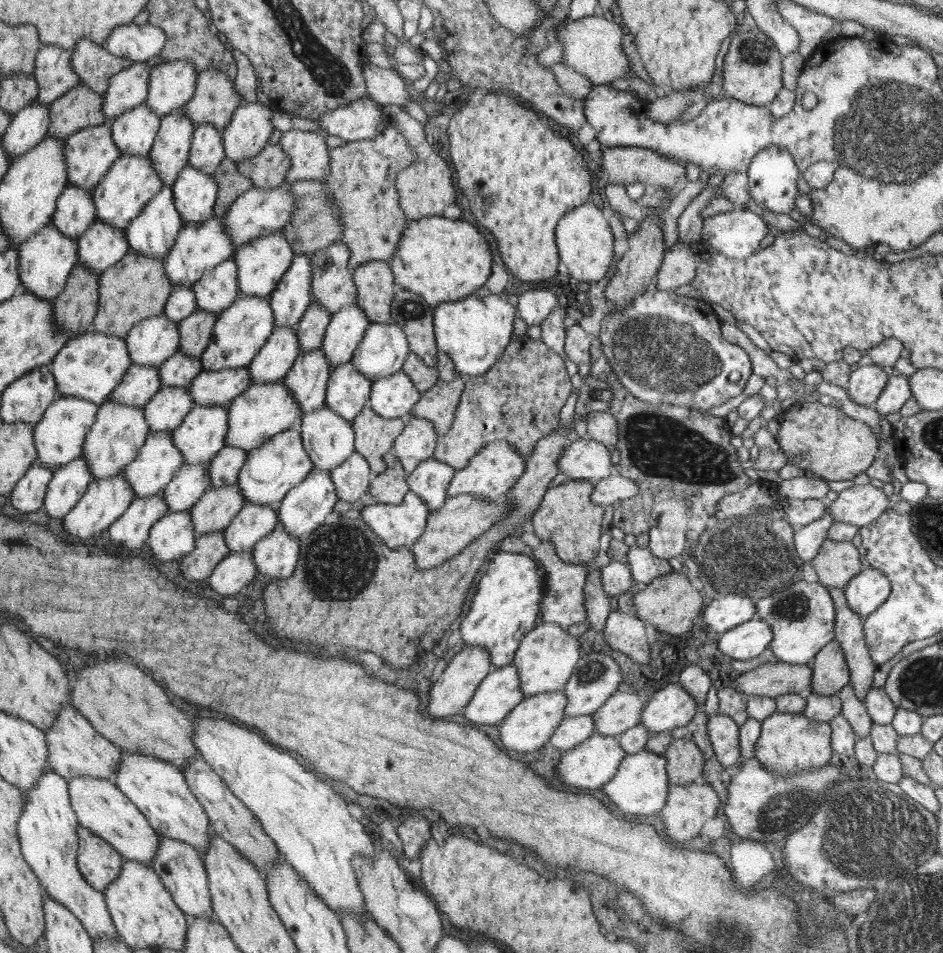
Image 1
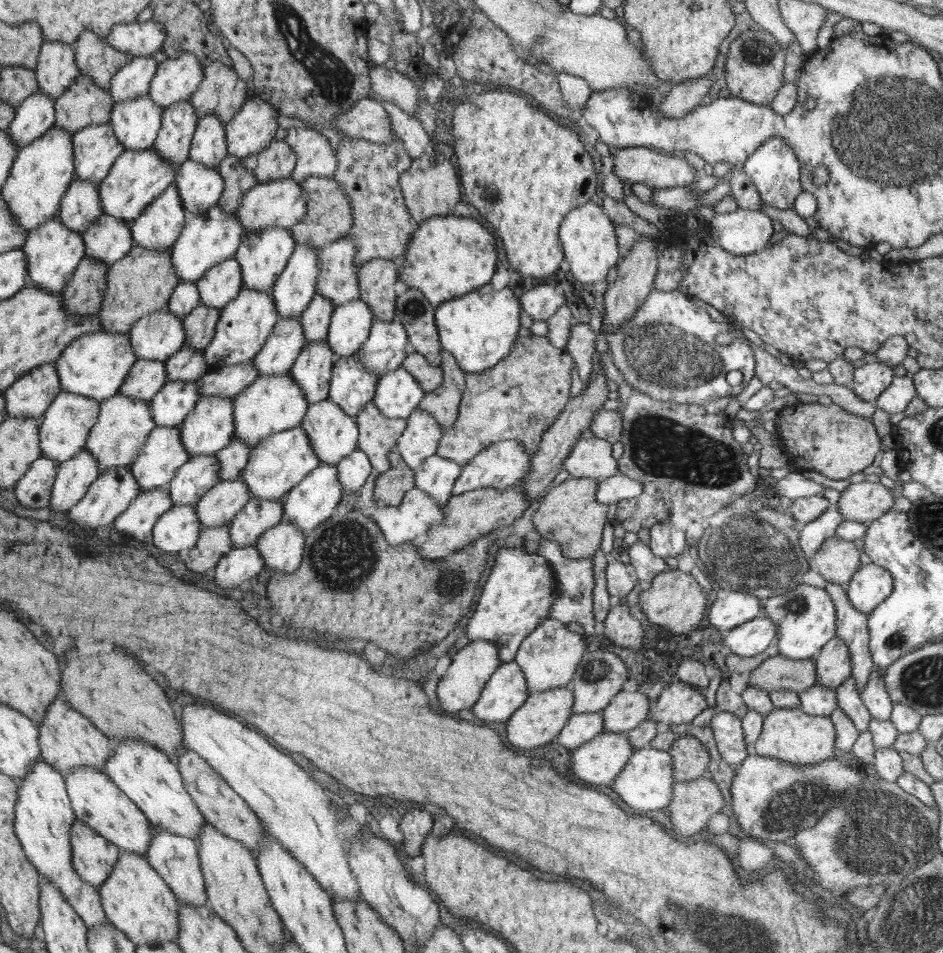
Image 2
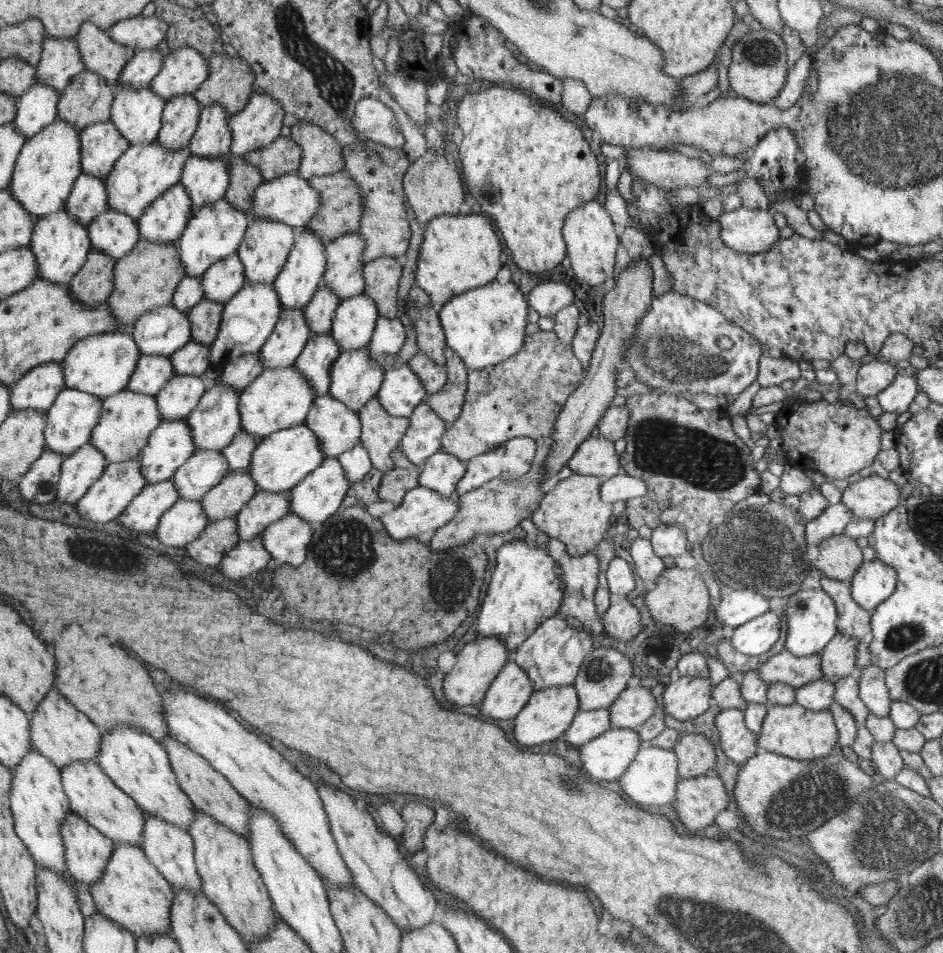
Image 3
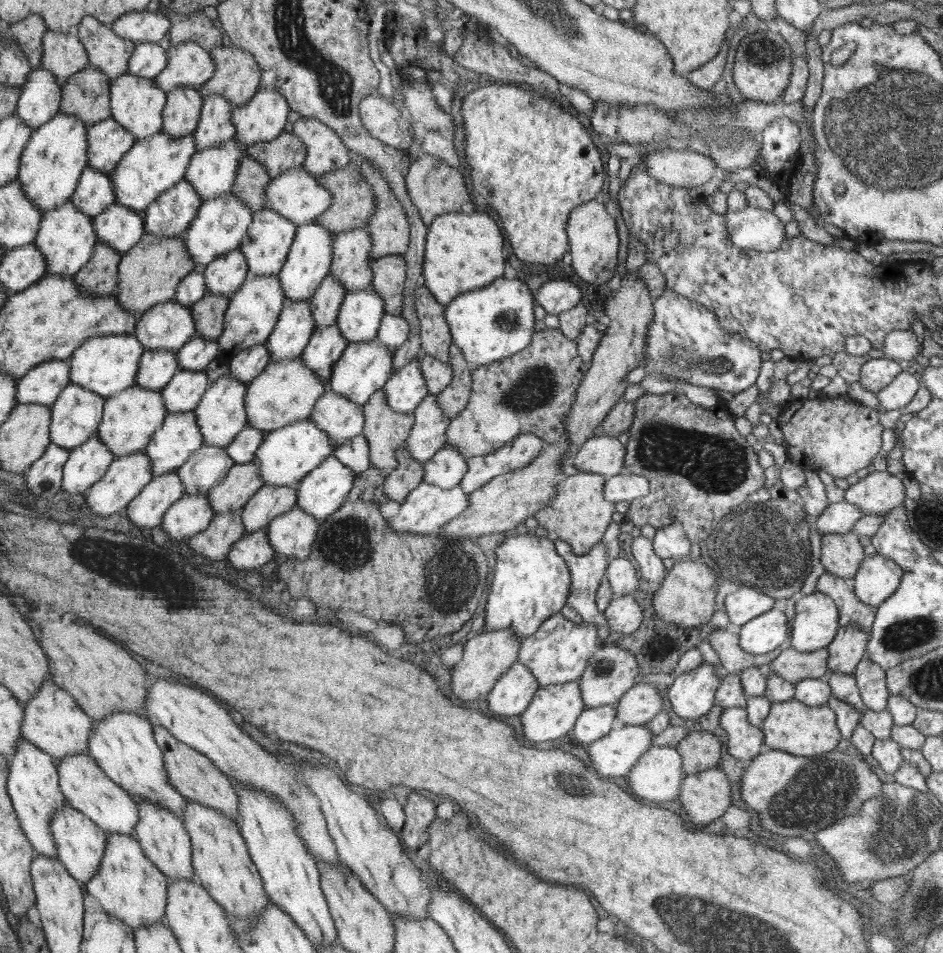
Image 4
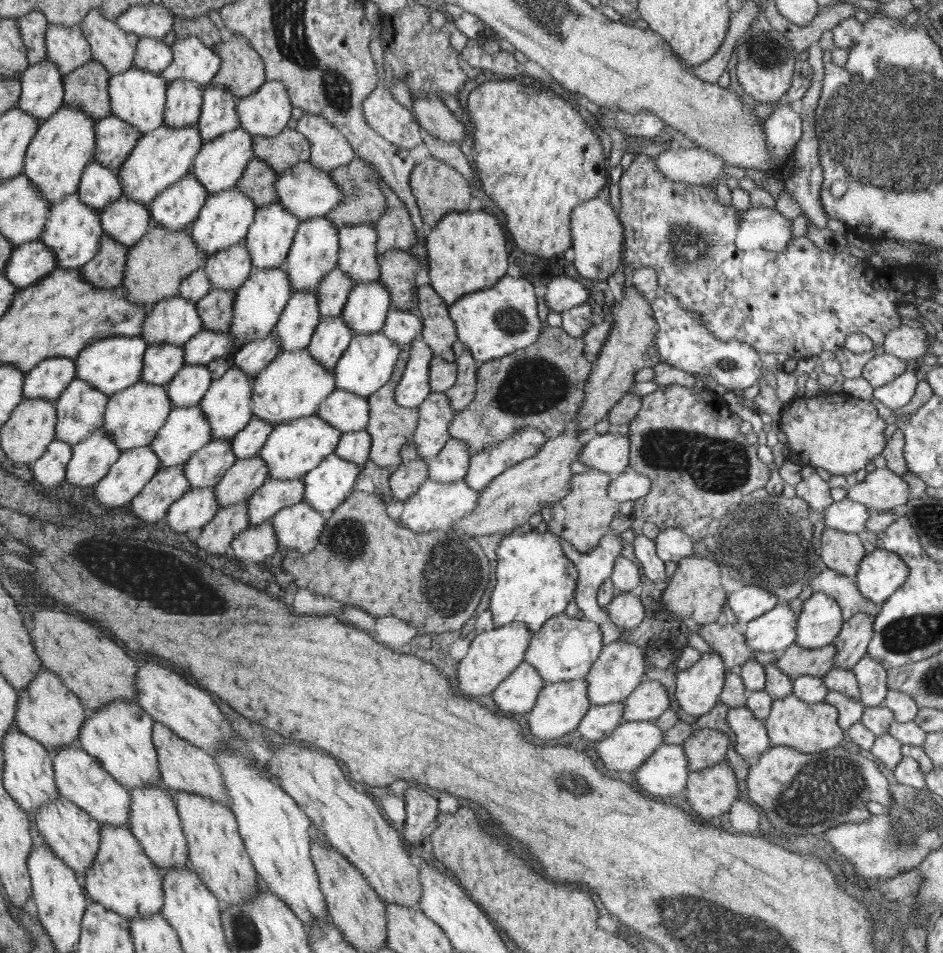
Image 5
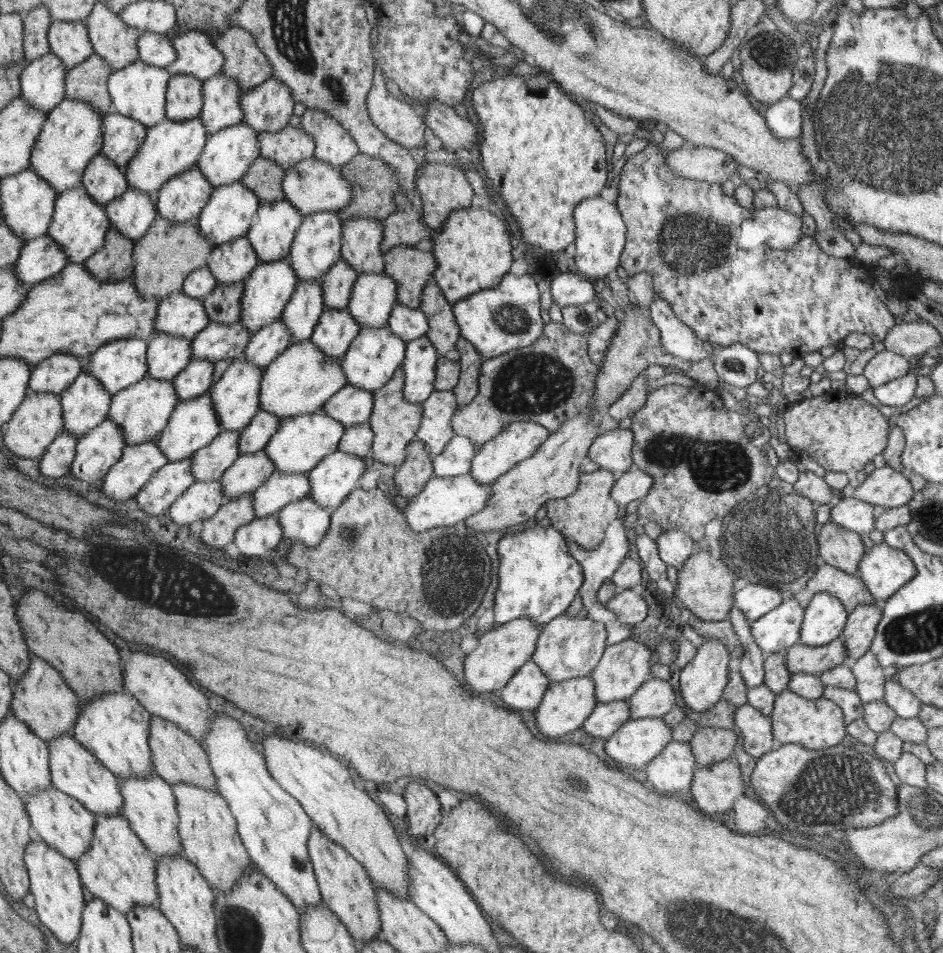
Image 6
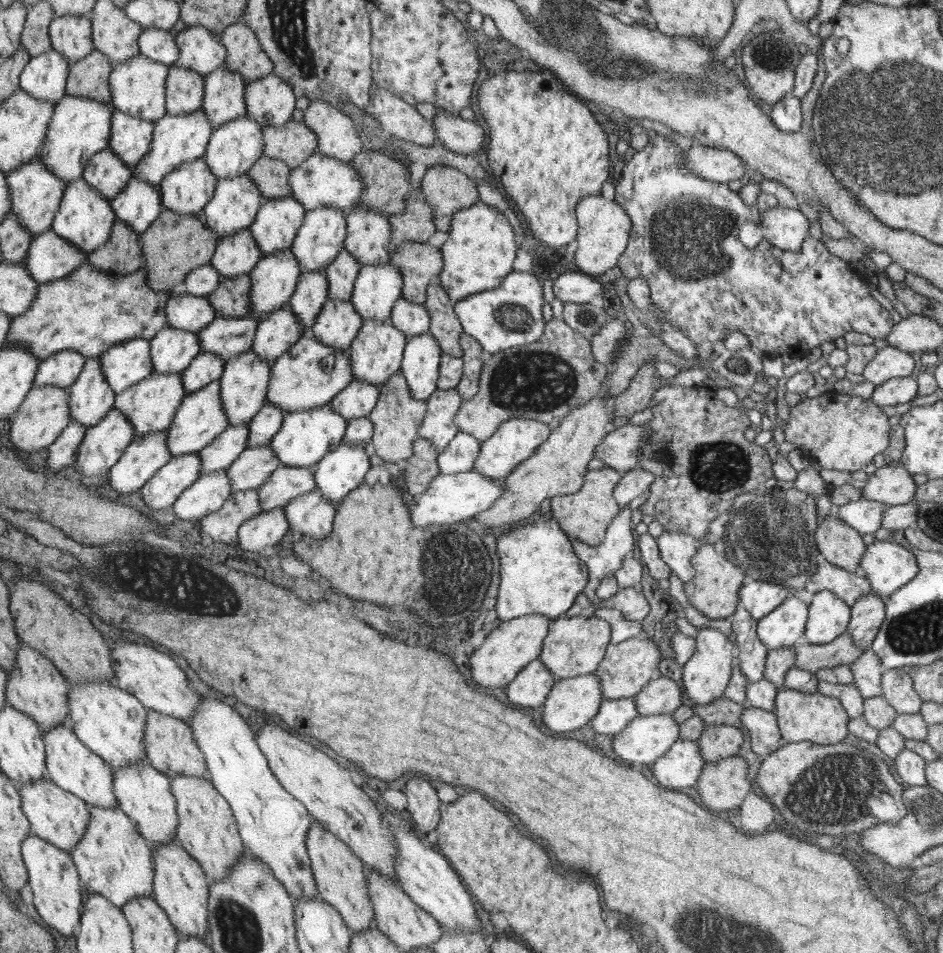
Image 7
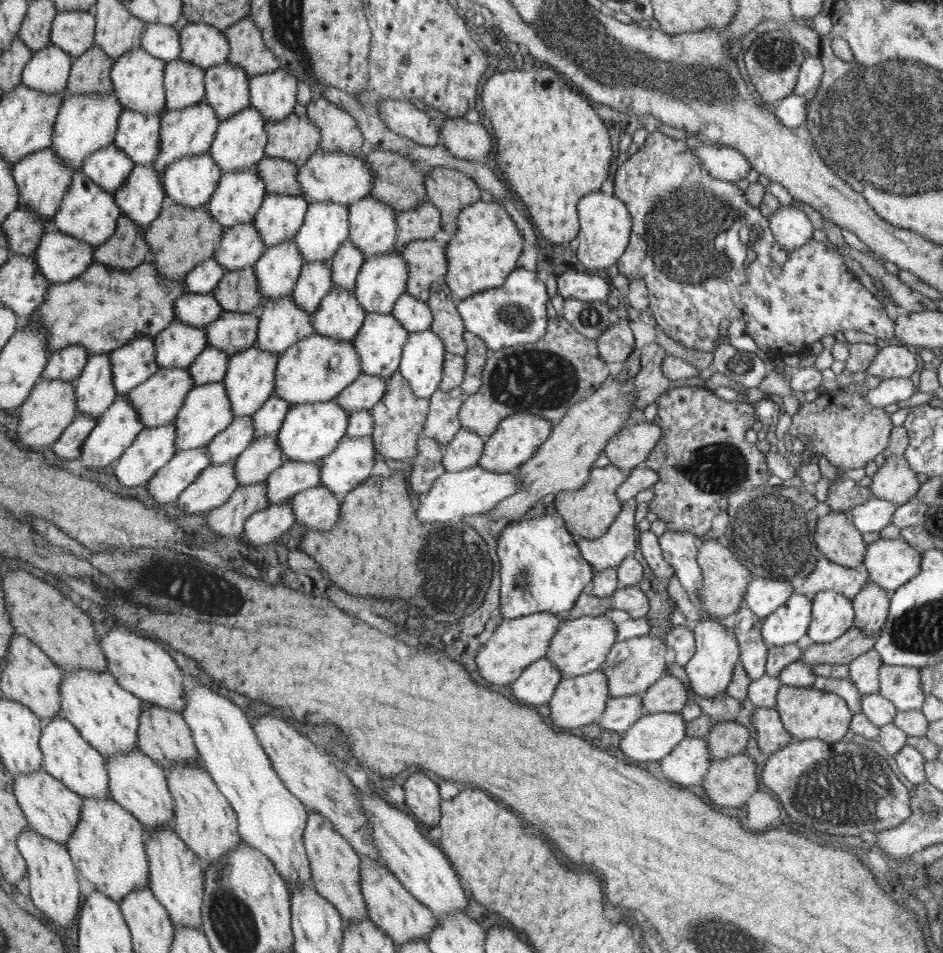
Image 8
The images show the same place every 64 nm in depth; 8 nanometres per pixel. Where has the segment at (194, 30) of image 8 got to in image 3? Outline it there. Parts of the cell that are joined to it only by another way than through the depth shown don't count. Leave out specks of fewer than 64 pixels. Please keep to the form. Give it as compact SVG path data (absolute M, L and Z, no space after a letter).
M194 48L174 50L163 60L160 73L153 79L150 90L166 99L196 93L209 78L209 64L205 56Z

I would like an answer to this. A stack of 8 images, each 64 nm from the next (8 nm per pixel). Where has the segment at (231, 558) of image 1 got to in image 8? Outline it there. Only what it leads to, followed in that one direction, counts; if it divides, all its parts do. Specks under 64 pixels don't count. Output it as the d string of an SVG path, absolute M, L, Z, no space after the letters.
M289 502L268 506L252 514L244 523L244 541L254 546L268 544L283 538L294 524L294 514Z

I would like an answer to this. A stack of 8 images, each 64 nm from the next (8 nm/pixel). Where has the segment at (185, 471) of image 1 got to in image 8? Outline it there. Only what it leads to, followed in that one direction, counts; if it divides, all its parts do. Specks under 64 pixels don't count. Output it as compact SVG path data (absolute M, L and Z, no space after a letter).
M238 417L224 430L218 433L207 446L210 465L221 465L234 462L237 456L255 438L254 421L252 417Z

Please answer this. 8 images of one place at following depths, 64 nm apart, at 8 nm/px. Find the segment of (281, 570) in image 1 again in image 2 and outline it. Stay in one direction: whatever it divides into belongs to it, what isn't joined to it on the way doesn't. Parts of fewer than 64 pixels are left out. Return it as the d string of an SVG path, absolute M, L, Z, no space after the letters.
M283 520L270 529L255 543L259 550L258 554L263 556L264 570L274 574L278 571L291 573L298 569L302 561L305 537L302 530L298 530L288 520Z

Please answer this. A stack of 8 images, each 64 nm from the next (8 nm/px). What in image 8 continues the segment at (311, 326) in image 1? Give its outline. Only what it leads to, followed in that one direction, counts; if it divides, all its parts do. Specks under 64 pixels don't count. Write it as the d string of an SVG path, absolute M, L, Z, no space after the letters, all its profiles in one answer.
M350 240L342 243L330 258L333 284L343 289L354 290L358 271L364 264L362 251Z

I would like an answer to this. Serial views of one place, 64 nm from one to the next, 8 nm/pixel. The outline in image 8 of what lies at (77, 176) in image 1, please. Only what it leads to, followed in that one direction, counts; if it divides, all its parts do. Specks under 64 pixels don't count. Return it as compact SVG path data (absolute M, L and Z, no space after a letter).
M124 109L113 144L134 164L150 165L161 154L162 117Z

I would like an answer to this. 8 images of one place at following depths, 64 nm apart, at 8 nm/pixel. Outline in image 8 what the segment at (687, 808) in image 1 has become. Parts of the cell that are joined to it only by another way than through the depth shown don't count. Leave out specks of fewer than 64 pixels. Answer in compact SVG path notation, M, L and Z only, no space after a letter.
M745 752L723 759L712 759L709 773L702 780L707 798L718 808L742 807L758 791L756 763Z

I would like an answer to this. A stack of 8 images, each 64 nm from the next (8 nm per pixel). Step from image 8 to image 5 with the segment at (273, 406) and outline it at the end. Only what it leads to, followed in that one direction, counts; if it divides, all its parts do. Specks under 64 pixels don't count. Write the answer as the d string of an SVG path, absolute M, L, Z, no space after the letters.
M253 417L245 429L231 440L236 458L245 459L258 455L272 431L273 426L270 423L267 423L263 418Z

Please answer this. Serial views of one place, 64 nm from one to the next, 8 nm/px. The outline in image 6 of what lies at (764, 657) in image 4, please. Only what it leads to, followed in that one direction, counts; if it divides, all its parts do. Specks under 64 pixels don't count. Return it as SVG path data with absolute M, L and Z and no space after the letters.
M690 613L689 624L694 631L703 638L712 637L720 639L731 654L731 658L741 658L743 648L738 635L734 631L733 624L728 619L721 621L703 621L694 613Z

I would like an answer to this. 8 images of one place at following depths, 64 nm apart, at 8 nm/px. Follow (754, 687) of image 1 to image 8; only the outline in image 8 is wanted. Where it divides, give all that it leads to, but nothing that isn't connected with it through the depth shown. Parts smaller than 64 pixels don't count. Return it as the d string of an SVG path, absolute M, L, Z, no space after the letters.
M850 628L844 635L829 643L813 643L803 650L801 658L810 668L818 663L849 665L861 654L874 649L877 634L868 636L862 630Z

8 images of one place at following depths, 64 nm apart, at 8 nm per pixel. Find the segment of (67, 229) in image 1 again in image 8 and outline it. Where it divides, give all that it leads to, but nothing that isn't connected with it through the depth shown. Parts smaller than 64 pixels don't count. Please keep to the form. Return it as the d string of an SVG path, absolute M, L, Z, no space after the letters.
M112 144L94 153L81 170L98 186L114 194L125 184L135 167L133 160Z

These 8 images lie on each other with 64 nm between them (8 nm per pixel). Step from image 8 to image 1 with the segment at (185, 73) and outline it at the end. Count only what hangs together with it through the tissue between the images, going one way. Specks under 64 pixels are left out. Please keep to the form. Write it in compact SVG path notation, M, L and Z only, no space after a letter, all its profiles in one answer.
M185 107L174 110L174 112L162 119L162 126L158 131L157 141L154 142L148 158L153 160L154 168L166 185L172 186L179 174L182 173L182 170L189 165L189 151L192 149L194 132L196 132L196 126L185 113Z

